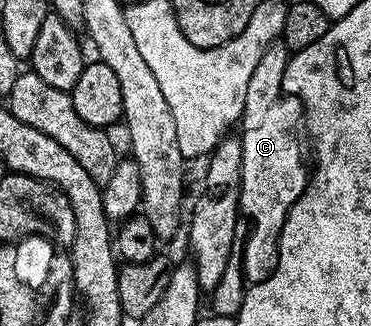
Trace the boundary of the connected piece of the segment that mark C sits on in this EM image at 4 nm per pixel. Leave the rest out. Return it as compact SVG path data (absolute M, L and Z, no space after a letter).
M276 42L259 58L247 84L247 97L239 123L243 148L240 213L253 226L250 224L242 245L242 269L246 281L251 284L269 278L278 267L282 226L295 200L306 190L308 182L309 170L301 158L299 138L304 110L301 101L293 95L286 95L282 88L283 73L290 57L291 52L285 44Z

